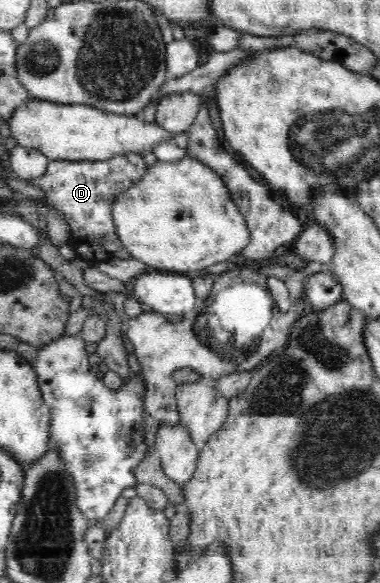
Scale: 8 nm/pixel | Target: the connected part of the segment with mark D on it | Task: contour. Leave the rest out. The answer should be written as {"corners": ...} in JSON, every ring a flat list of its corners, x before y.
{"corners":[[137,153,120,154,102,161,52,160,48,162,44,169,45,174,41,178,27,180,27,183,43,190,45,196,47,196,45,205,63,212,70,232,67,244,74,247,76,256,89,260,90,266,95,266,98,262,107,262,107,260,113,260,113,258,131,257,131,254,124,248,117,236,112,217,112,204,119,193,125,192,129,187,139,182,144,177,147,169,147,163]]}

